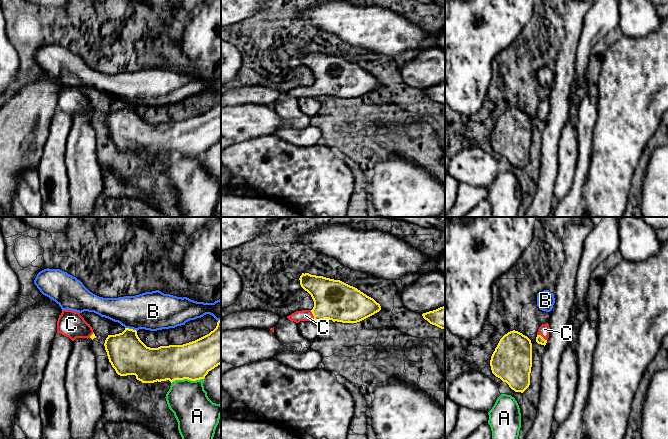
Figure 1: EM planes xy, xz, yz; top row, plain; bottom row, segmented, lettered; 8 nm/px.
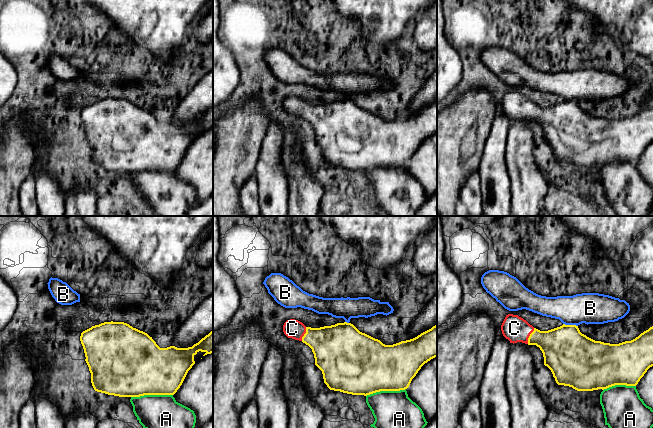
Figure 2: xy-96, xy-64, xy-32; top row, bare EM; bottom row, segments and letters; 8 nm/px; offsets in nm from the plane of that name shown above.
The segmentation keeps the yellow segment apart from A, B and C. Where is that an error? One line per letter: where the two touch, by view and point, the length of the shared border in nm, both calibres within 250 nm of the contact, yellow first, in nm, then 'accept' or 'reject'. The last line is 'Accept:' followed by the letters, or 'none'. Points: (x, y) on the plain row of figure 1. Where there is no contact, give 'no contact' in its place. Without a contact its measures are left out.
A: contact xy (187, 154); length 260 nm; calibres 300 and 320 nm; reject
B: contact xy (131, 105); length 100 nm; calibres 320 and 320 nm; reject
C: contact xz (313, 91); length 90 nm; calibres 320 and 100 nm; accept
Accept: C

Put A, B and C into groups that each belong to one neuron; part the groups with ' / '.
A / B / C

